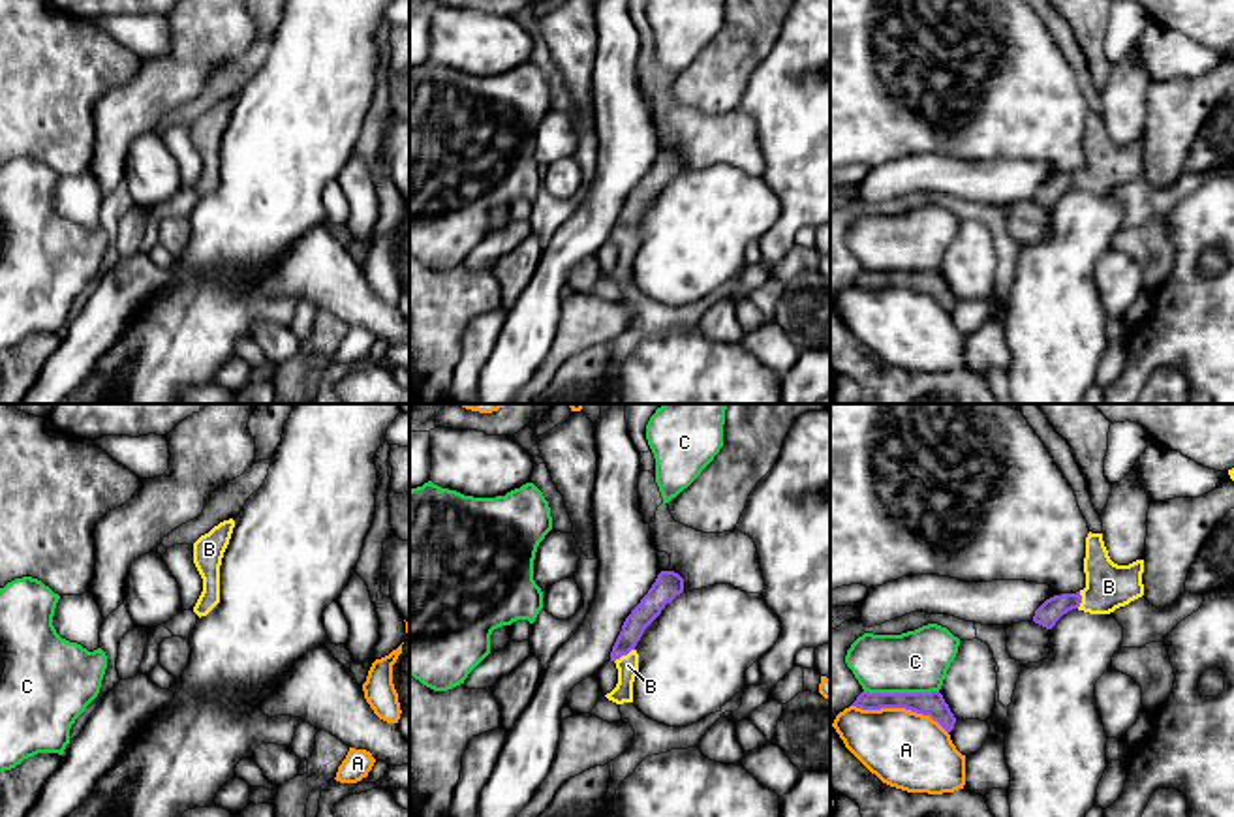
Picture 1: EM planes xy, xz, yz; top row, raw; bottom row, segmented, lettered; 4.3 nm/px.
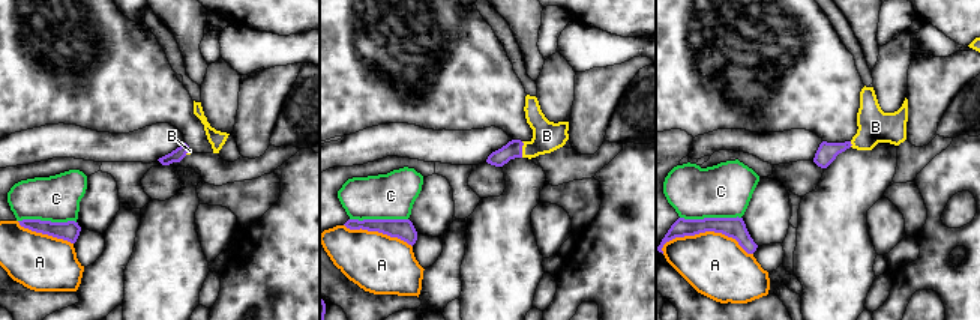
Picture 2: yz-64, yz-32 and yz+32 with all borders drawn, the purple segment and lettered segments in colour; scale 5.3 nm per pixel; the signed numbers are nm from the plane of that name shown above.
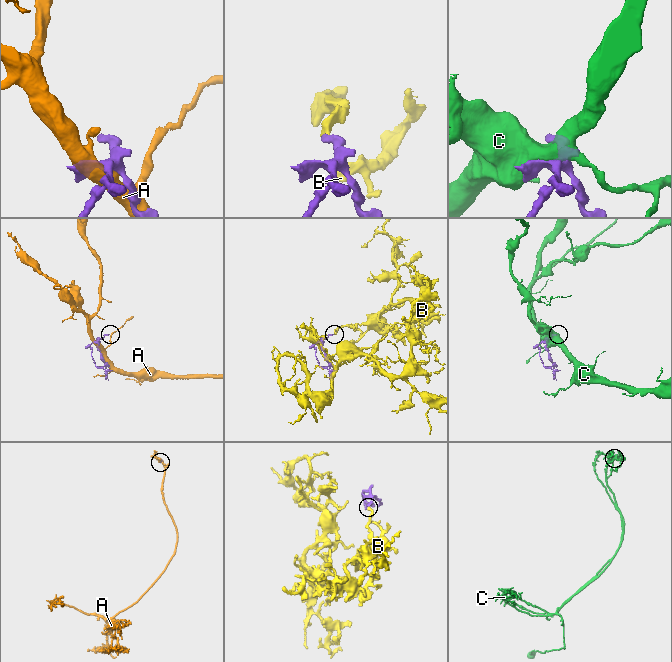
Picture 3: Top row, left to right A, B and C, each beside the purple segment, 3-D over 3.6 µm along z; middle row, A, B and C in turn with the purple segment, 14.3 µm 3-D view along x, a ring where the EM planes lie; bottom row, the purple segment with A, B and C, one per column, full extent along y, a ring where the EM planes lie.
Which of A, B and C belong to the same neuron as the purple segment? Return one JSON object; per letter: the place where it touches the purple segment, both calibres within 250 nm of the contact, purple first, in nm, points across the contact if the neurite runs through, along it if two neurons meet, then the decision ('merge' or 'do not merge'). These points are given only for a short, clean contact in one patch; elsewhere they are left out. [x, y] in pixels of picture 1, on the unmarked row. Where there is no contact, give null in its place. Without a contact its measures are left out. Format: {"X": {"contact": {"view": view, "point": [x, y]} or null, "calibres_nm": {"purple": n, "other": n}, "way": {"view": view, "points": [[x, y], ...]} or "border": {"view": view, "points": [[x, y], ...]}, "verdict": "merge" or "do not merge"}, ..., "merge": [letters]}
{"A": {"contact": {"view": "yz", "point": [900, 286]}, "calibres_nm": {"purple": 100, "other": 340}, "verdict": "do not merge"}, "B": {"contact": {"view": "xz", "point": [624, 233]}, "calibres_nm": {"purple": 100, "other": 90}, "way": {"view": "xz", "points": [[652, 183], [633, 205], [624, 233], [628, 245]]}, "verdict": "merge"}, "C": {"contact": {"view": "yz", "point": [902, 273]}, "calibres_nm": {"purple": 100, "other": 260}, "verdict": "do not merge"}, "merge": ["B"]}

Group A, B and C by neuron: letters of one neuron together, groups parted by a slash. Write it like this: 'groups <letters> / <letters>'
groups A / B / C

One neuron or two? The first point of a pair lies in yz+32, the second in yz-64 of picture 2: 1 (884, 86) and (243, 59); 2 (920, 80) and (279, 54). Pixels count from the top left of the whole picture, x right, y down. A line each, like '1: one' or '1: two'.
1: two
2: two

